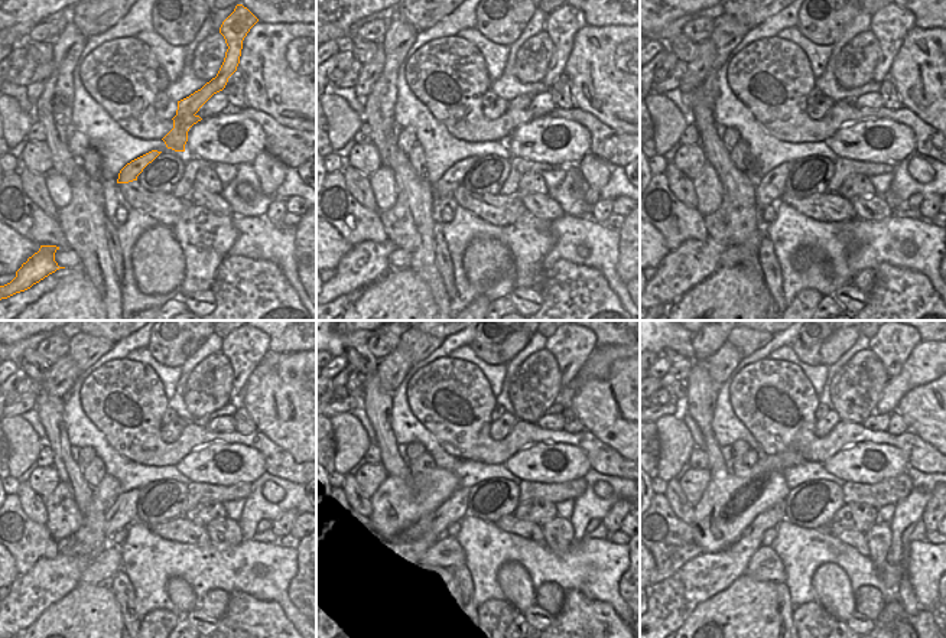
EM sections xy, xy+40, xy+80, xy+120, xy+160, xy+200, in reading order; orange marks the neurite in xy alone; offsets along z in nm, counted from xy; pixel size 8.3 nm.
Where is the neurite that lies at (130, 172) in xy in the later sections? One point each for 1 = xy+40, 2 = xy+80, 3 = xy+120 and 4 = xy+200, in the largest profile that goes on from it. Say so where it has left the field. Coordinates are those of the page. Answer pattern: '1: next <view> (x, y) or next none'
1: next xy+40 (454, 176)
2: next xy+80 (769, 189)
3: next xy+120 (123, 511)
4: next xy+200 (670, 602)

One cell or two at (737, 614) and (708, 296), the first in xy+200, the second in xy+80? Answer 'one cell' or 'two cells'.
one cell

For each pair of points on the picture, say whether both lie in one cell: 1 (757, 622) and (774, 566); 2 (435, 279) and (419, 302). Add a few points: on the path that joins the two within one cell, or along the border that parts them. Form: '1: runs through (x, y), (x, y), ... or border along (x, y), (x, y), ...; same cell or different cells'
1: border along (744, 573), (758, 580), (773, 580), (776, 583); different cells
2: border along (409, 269), (428, 286), (436, 305); different cells

